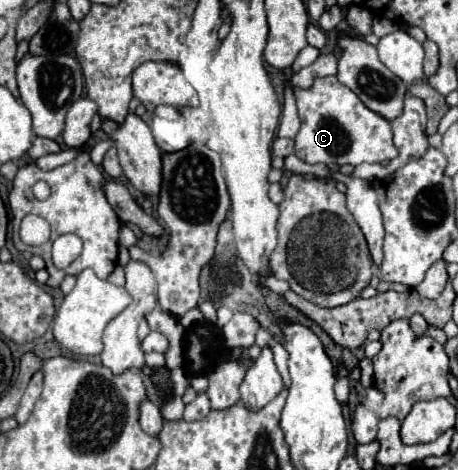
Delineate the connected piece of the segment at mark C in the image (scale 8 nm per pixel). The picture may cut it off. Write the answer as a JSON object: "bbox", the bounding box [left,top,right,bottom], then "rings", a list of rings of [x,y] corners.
{"bbox":[293,76,397,164],"rings":[[[335,76],[317,78],[313,88],[301,90],[293,88],[301,118],[301,130],[295,138],[295,156],[309,164],[363,164],[363,162],[389,162],[397,158],[397,148],[393,144],[391,122],[381,114],[369,110],[355,92],[341,84]]]}

